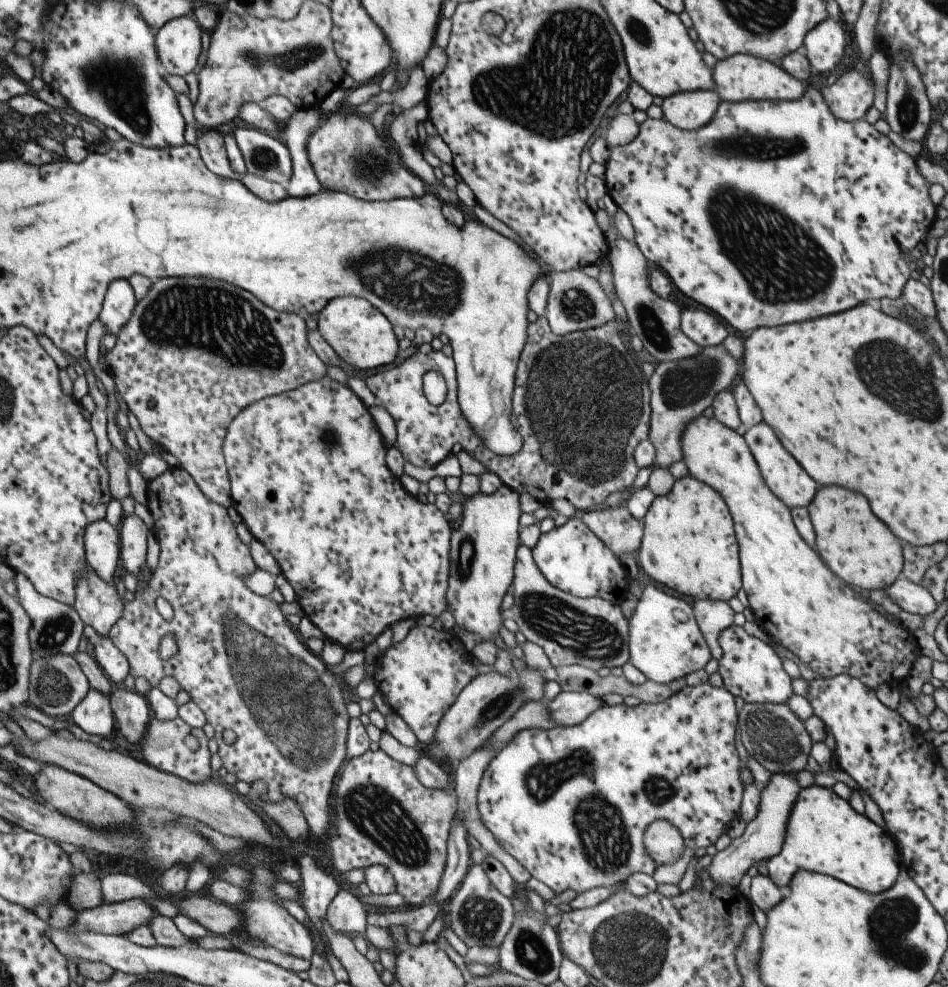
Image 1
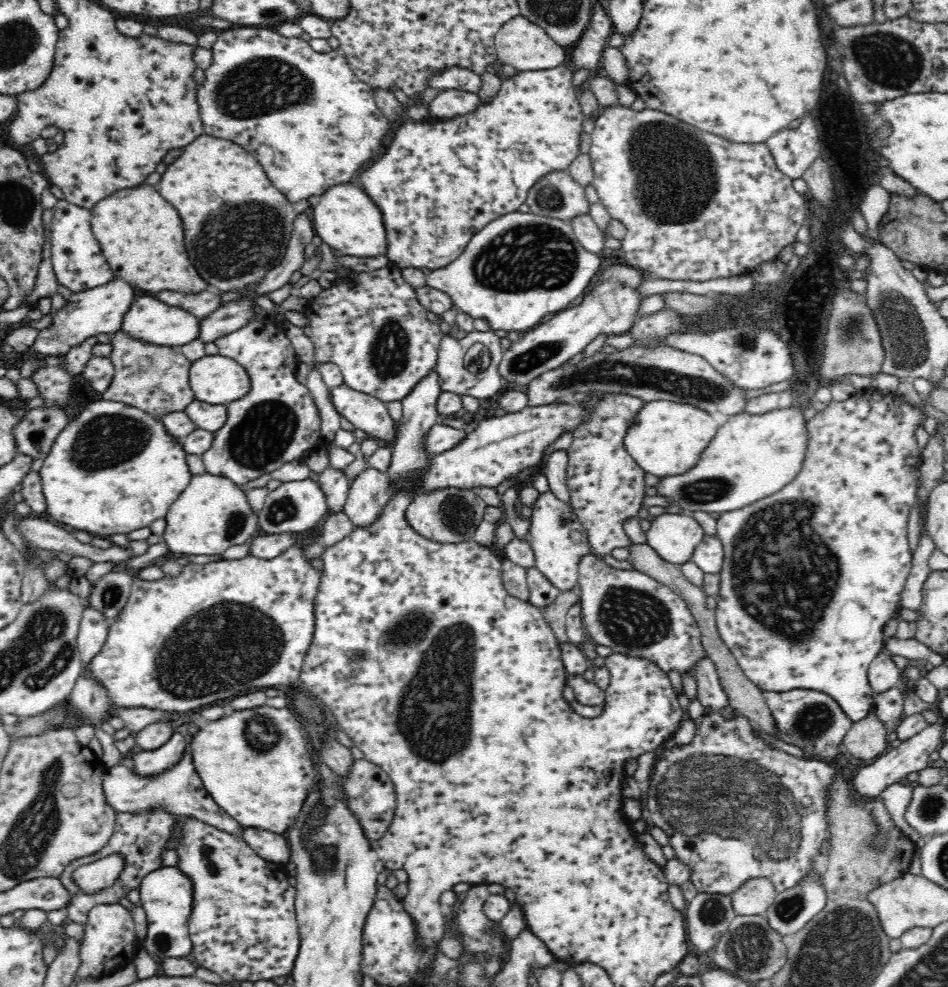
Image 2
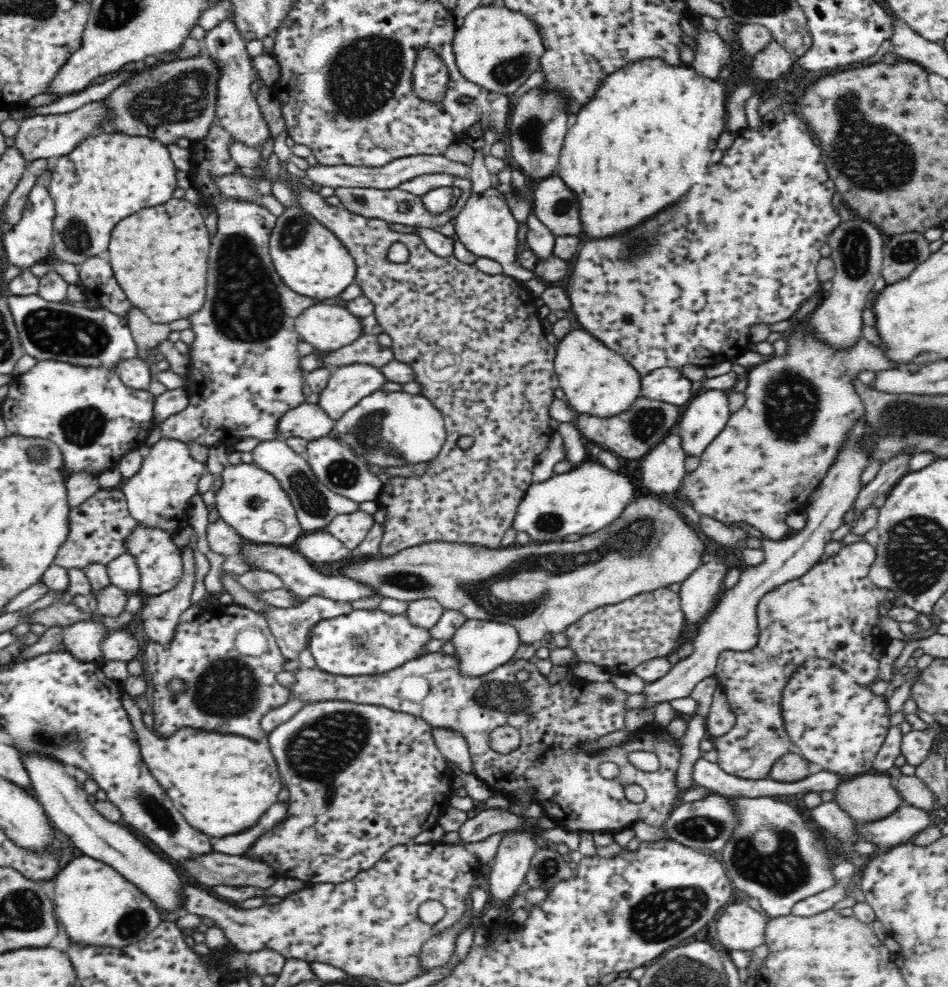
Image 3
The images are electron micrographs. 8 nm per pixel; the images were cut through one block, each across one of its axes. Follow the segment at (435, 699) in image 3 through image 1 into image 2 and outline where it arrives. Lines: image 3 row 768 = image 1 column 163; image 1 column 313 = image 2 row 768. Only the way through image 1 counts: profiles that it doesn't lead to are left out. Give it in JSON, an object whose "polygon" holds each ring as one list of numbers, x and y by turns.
{"polygon":[[706,713,702,718,700,728,690,744,675,746,671,750,662,748,658,751,656,764,650,778,649,788,646,788,646,810,652,824,656,824,665,833,670,835,670,844,678,859,690,863,692,867,692,881,700,893,718,893,729,895,737,891,745,880,752,877,768,877,774,883,776,892,782,892,793,887,805,878,807,872,814,866,814,858,819,855,819,848,829,838,828,832,828,806,831,800,831,787,836,780,838,771,826,761,816,761,808,758,797,758,780,752,777,748,770,748,761,738,753,733,753,727,743,715,731,718,724,717,722,713]]}

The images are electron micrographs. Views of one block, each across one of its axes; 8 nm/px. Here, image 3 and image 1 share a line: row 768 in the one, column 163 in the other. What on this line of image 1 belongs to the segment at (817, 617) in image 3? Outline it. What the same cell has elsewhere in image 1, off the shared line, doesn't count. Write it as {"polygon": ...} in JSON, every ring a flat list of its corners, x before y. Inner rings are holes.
{"polygon":[[178,716,170,721,158,721,151,717,147,728,140,738,141,756,143,762,162,770,163,772,178,776,187,782,200,783,209,780,209,758,211,754,207,749,207,737,201,729,191,728,185,724],[185,736,195,736,199,747,190,750,184,743]]}

